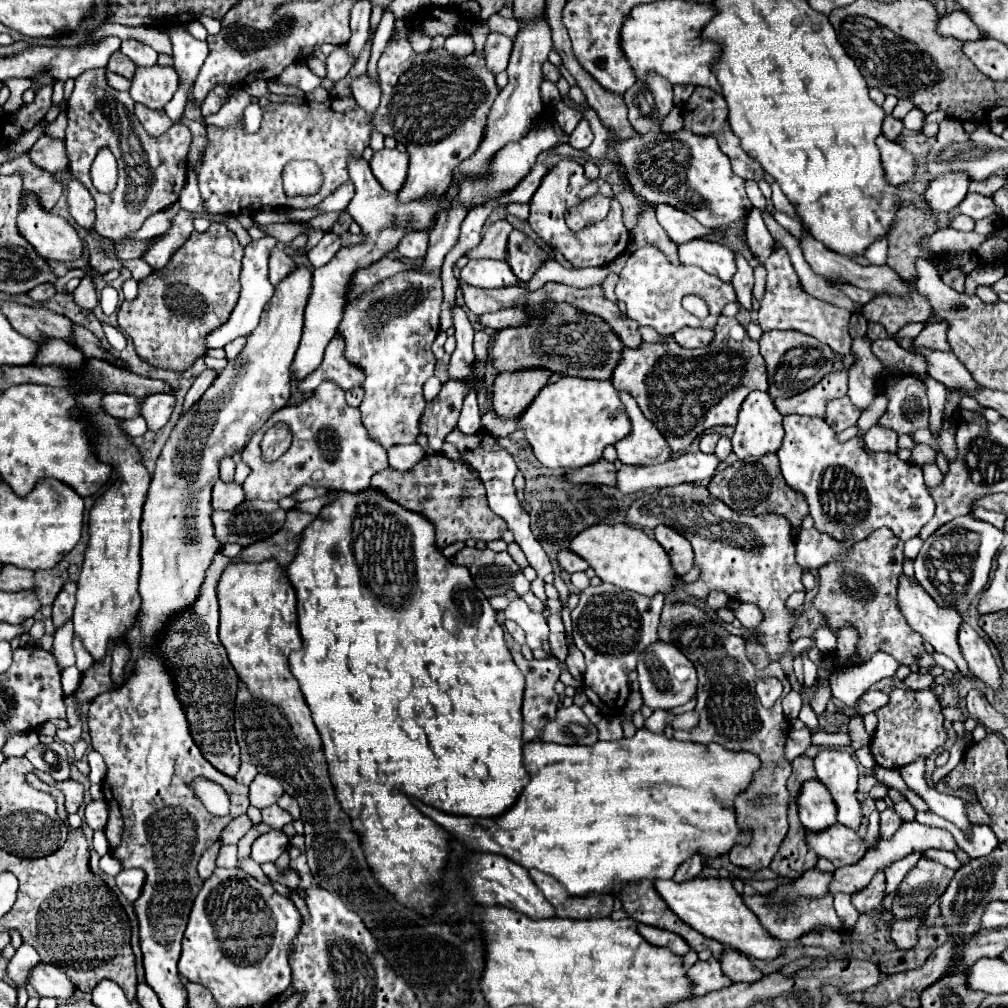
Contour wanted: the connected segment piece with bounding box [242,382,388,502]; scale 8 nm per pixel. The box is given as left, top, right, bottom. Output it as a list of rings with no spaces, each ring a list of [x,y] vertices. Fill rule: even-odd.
[[[332,382],[320,384],[316,392],[298,406],[286,406],[272,414],[272,418],[254,432],[252,440],[242,452],[242,460],[252,468],[250,476],[242,484],[246,500],[282,500],[292,496],[302,486],[326,486],[330,490],[362,492],[370,486],[370,478],[388,468],[388,458],[380,444],[372,444],[364,432],[360,412],[350,408],[344,400],[344,392]],[[278,422],[286,424],[294,436],[290,450],[276,462],[264,462],[260,454],[260,440]]]

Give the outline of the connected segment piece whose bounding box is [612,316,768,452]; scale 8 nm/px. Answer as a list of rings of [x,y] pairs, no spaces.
[[[726,316],[718,318],[716,340],[706,348],[686,350],[674,338],[668,338],[666,344],[644,342],[640,350],[624,348],[612,384],[636,400],[642,414],[664,434],[674,452],[686,450],[698,434],[712,426],[734,426],[746,396],[752,390],[768,392],[758,342],[748,338],[746,328],[736,318]]]

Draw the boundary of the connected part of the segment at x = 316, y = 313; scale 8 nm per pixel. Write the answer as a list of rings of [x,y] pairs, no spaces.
[[[364,158],[352,160],[352,164],[348,166],[348,172],[350,172],[350,180],[356,186],[356,194],[350,200],[346,210],[352,214],[354,222],[362,228],[362,234],[366,240],[356,246],[340,248],[336,258],[330,264],[314,270],[312,294],[308,298],[306,316],[304,316],[304,332],[302,332],[302,340],[300,340],[298,352],[294,356],[294,362],[290,366],[290,376],[296,382],[304,380],[308,374],[312,374],[320,366],[320,362],[324,358],[324,350],[328,346],[328,340],[332,340],[336,336],[338,324],[340,324],[344,308],[348,304],[348,292],[352,288],[354,274],[358,270],[368,268],[370,264],[382,260],[386,254],[394,252],[404,234],[414,232],[414,230],[430,230],[430,226],[434,224],[434,218],[440,210],[440,196],[436,200],[424,198],[424,200],[412,200],[408,204],[398,202],[396,194],[384,192],[384,188],[380,188],[380,182],[372,174],[372,170]]]

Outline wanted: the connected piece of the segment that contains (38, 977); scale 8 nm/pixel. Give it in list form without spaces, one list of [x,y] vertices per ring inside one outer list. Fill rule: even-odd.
[[[44,962],[32,970],[30,984],[40,996],[52,996],[60,1000],[70,1000],[76,992],[76,984],[60,968]]]

